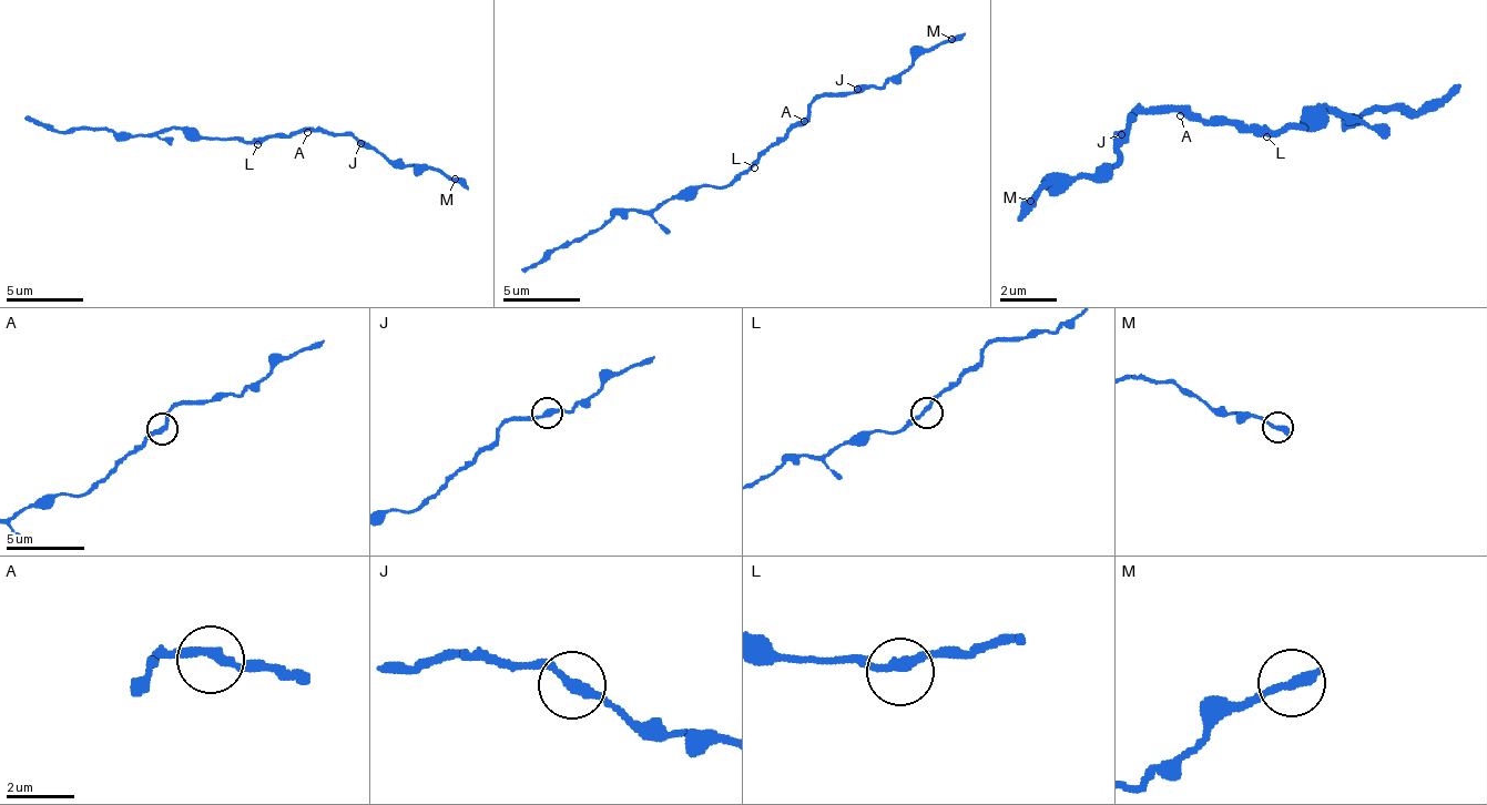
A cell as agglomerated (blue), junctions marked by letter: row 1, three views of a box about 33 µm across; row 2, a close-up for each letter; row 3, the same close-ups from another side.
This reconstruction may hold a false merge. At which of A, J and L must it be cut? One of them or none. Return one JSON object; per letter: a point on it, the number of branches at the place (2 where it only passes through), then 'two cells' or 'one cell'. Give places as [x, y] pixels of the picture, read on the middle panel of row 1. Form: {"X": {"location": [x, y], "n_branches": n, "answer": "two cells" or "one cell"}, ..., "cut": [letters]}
{"A": {"location": [804, 121], "n_branches": 2, "answer": "one cell"}, "J": {"location": [857, 89], "n_branches": 2, "answer": "two cells"}, "L": {"location": [754, 167], "n_branches": 2, "answer": "one cell"}, "cut": ["J"]}

